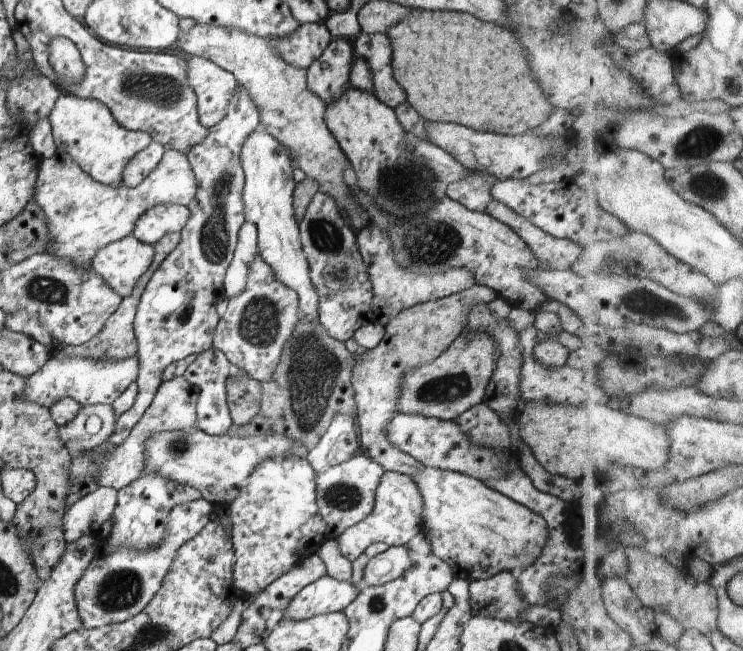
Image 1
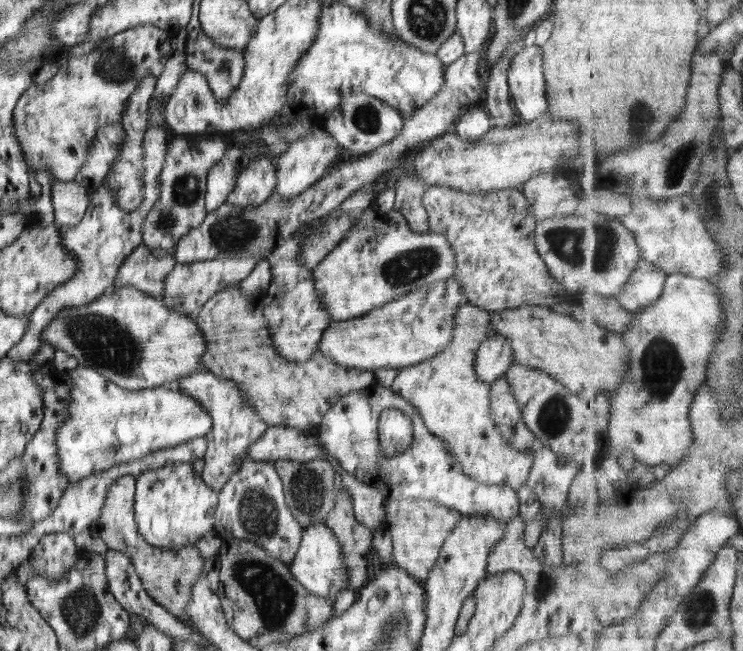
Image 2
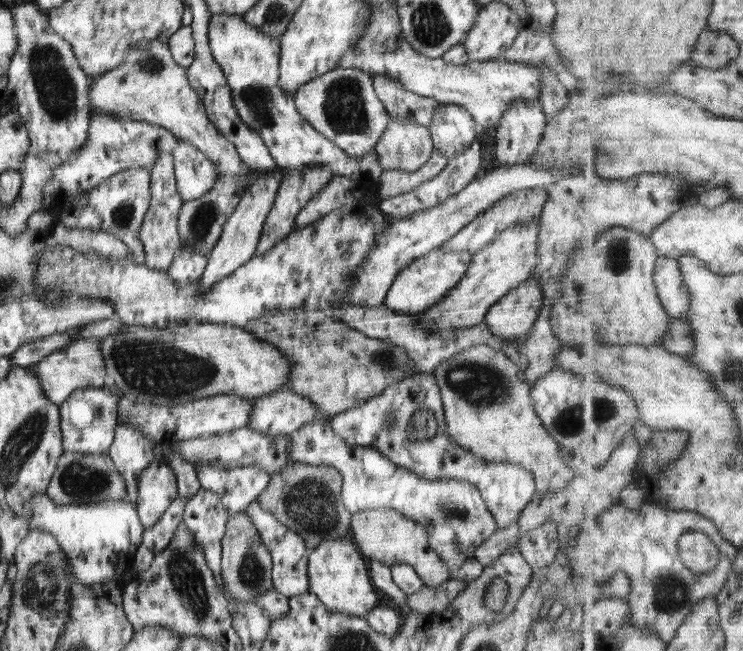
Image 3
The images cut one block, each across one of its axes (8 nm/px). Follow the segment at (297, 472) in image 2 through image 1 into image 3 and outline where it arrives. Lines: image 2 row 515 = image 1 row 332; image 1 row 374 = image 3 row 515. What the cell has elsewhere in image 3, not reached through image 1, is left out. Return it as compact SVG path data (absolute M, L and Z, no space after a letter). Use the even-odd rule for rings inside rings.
M293 462L271 475L268 486L258 495L259 505L271 512L284 526L302 536L312 550L324 540L347 539L352 513L341 502L342 475L330 465Z

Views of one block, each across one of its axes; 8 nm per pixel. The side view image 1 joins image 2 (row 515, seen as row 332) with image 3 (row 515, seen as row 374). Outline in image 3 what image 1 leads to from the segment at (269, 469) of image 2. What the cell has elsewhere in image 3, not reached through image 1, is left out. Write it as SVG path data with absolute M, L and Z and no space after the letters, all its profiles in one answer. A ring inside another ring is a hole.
M253 500L244 513L253 520L267 548L265 553L271 554L273 588L287 597L306 593L309 590L308 561L311 550L306 546L304 539L284 526L271 512L264 510L257 500Z

